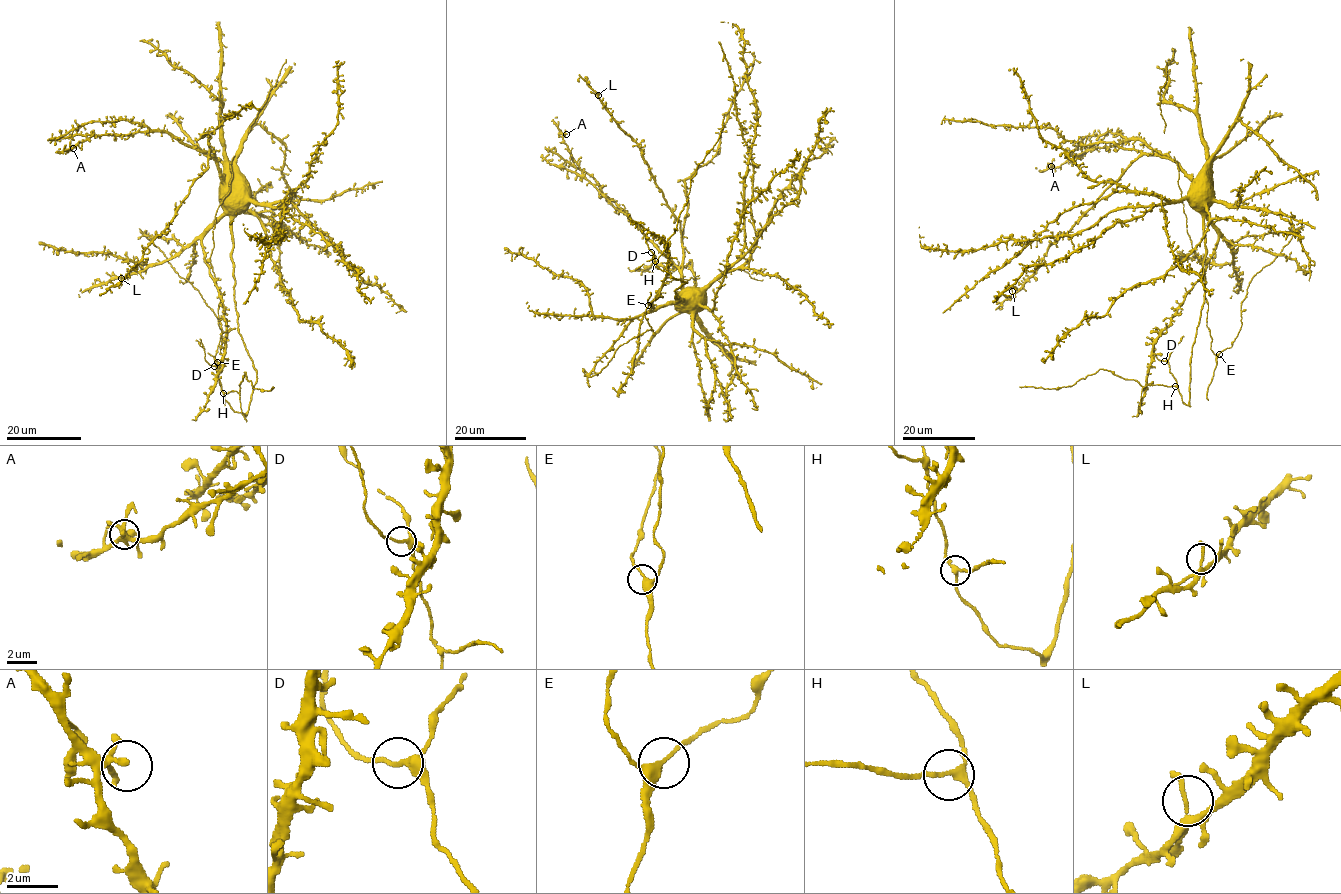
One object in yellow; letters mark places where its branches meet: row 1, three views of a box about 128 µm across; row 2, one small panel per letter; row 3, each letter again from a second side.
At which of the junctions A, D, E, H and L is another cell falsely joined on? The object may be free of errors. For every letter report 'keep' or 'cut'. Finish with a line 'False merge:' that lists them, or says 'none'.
A: keep
D: keep
E: keep
H: keep
L: keep
False merge: none

